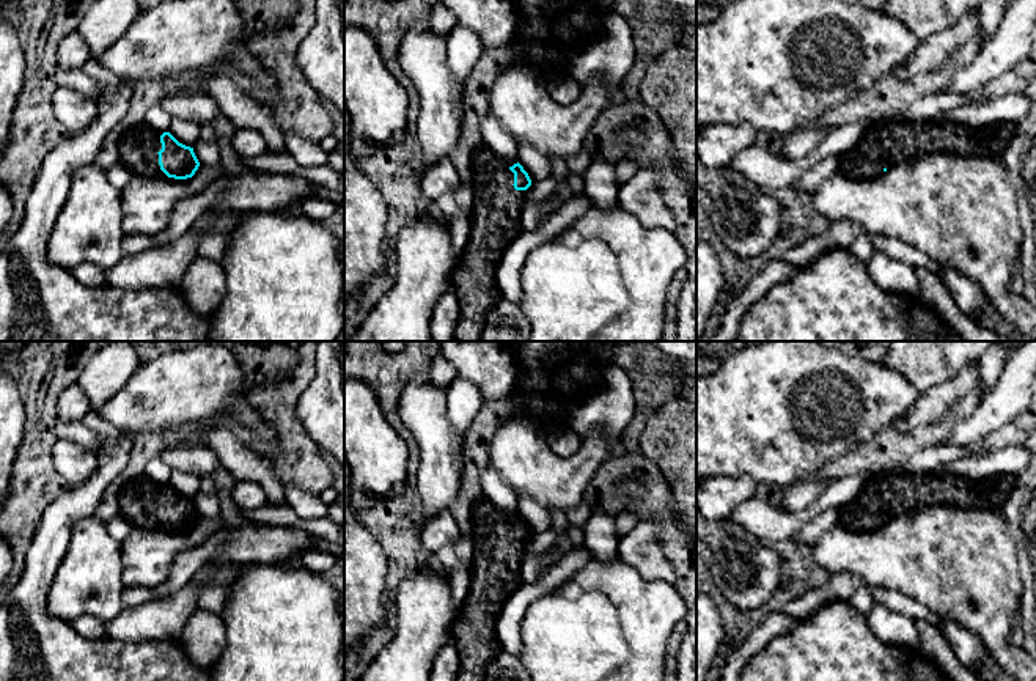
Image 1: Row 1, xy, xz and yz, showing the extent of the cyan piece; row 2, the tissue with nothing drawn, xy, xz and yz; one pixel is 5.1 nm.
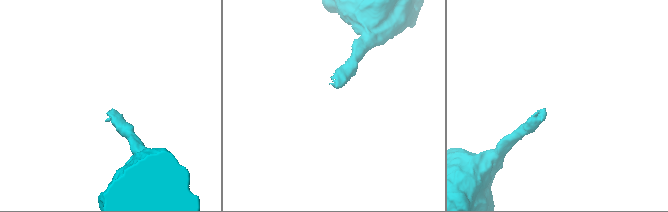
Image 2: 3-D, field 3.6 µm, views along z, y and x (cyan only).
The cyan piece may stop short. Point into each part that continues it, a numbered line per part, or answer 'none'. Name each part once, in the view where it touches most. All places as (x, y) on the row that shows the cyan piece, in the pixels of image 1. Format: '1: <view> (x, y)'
1: xy (139, 145)

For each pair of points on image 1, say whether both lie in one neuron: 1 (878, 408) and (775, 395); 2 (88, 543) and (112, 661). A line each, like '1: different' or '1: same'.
1: same
2: different

